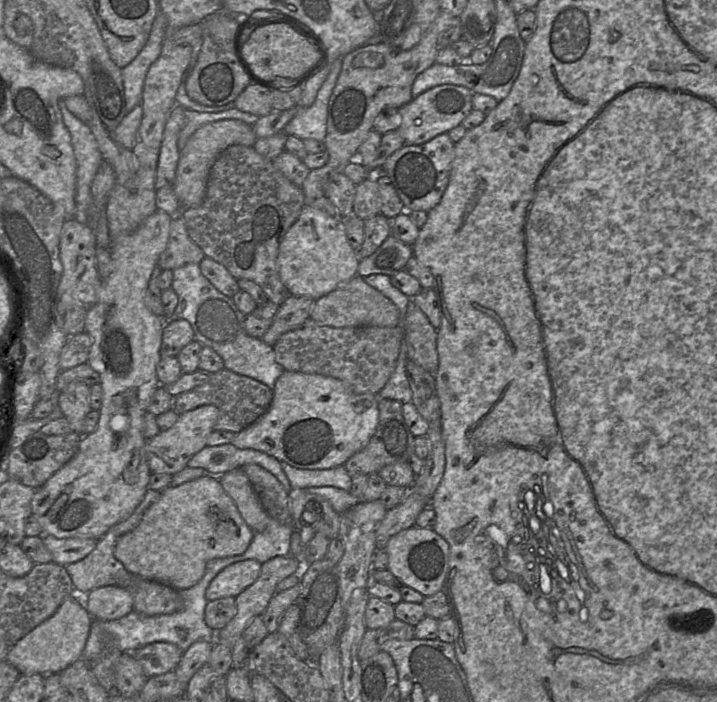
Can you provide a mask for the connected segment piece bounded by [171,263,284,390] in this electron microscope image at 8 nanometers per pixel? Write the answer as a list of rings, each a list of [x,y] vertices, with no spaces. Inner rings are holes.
[[[189,263],[173,271],[171,288],[178,295],[172,320],[187,320],[194,331],[194,340],[215,350],[223,359],[224,368],[255,379],[273,390],[284,369],[277,363],[273,347],[254,338],[244,329],[244,315],[232,298],[217,290],[201,273],[199,264]]]

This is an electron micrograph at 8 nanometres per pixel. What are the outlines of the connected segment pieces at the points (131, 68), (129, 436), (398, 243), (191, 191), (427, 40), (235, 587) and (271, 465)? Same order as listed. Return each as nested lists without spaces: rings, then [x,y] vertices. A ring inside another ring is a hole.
[[[158,9],[146,44],[132,62],[122,68],[127,113],[141,105],[144,81],[150,66],[161,54],[166,28],[166,16]]]
[[[156,210],[151,216],[146,218],[140,226],[133,232],[120,235],[111,240],[110,250],[113,260],[113,271],[109,277],[101,281],[101,286],[97,294],[97,300],[91,306],[86,306],[87,315],[85,317],[85,332],[92,338],[88,364],[100,376],[100,385],[102,387],[102,403],[99,409],[100,417],[97,428],[90,434],[82,437],[77,452],[73,458],[54,475],[52,475],[39,489],[36,489],[31,499],[31,514],[36,517],[40,523],[43,533],[55,536],[57,538],[92,538],[99,540],[112,526],[125,521],[143,500],[148,488],[150,478],[150,468],[148,466],[145,445],[147,439],[143,435],[144,415],[148,411],[150,399],[159,386],[156,373],[156,366],[161,359],[160,347],[162,341],[162,332],[165,325],[164,318],[152,313],[144,304],[146,289],[154,271],[158,267],[158,261],[161,253],[165,250],[170,234],[170,225],[172,217],[164,211]]]
[[[390,234],[370,256],[360,260],[357,273],[361,277],[375,274],[393,276],[403,270],[412,255],[413,245]]]
[[[226,119],[210,122],[198,128],[188,139],[180,152],[173,184],[174,192],[184,208],[197,207],[202,204],[207,191],[210,169],[218,156],[229,146],[244,145],[251,147],[257,140],[253,126],[243,121]]]
[[[440,11],[423,33],[421,40],[410,50],[401,50],[384,43],[361,46],[343,57],[342,68],[328,104],[327,133],[323,140],[329,153],[327,163],[310,170],[301,188],[305,204],[322,210],[333,217],[340,217],[339,210],[324,193],[327,176],[342,170],[373,129],[376,117],[387,109],[398,109],[413,99],[412,85],[417,76],[436,62],[440,33],[460,25],[459,18]]]
[[[244,560],[220,571],[210,582],[205,597],[208,601],[223,597],[236,597],[253,584],[260,574],[261,563]]]
[[[232,443],[204,447],[189,460],[187,466],[203,468],[210,473],[224,475],[246,464],[257,464],[269,471],[287,493],[292,489],[280,461],[258,450],[236,448]]]

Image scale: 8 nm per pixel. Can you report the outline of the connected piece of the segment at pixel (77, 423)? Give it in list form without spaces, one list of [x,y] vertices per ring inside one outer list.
[[[71,382],[58,398],[58,405],[63,417],[70,424],[71,432],[82,434],[86,415],[92,410],[89,404],[90,386],[84,382]]]

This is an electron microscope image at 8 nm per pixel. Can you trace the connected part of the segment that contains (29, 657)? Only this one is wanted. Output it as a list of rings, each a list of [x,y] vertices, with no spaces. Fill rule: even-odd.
[[[84,597],[66,598],[57,611],[20,639],[5,660],[21,675],[59,674],[82,657],[94,618],[86,609]]]

